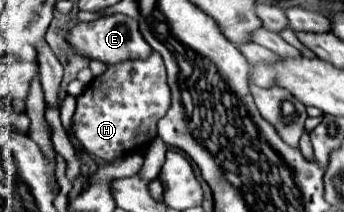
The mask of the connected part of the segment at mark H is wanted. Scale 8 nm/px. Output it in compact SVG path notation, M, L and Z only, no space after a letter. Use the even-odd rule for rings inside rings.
M151 52L149 58L139 62L121 62L119 66L107 66L107 70L93 78L93 82L77 96L77 110L73 114L73 130L75 136L83 142L83 146L93 152L95 156L113 162L115 158L123 158L127 154L143 152L157 138L157 122L167 114L171 104L171 92L167 86L167 72L163 66L163 58Z

